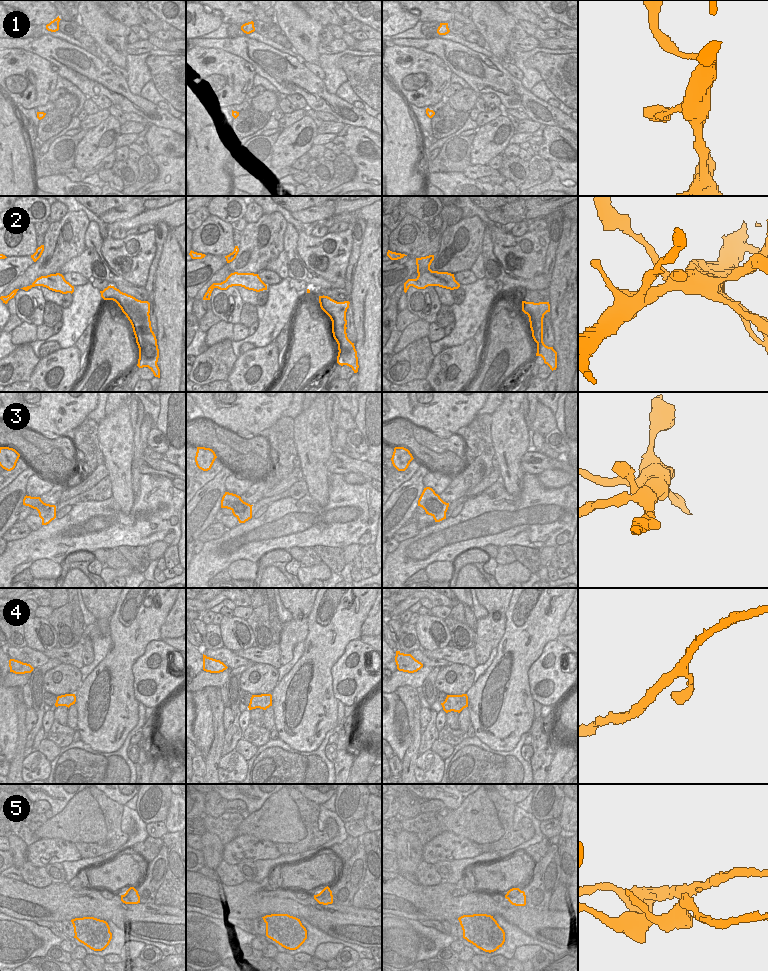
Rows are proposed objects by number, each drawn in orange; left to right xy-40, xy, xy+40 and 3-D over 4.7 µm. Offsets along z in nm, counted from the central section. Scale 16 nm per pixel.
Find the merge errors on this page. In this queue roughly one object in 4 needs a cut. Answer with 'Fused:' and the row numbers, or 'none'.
Fused: 5.

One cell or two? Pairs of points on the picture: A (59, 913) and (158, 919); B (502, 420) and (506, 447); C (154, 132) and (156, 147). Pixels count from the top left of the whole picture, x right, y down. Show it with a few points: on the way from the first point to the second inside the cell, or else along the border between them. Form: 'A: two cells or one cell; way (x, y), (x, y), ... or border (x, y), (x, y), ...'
A: one cell; way (84, 909), (113, 909), (133, 919)
B: one cell; way (506, 427), (506, 440)
C: one cell; way (156, 136), (156, 143)

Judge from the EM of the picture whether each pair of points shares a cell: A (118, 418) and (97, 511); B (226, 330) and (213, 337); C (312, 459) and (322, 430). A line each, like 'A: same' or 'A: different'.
A: different
B: same
C: same

